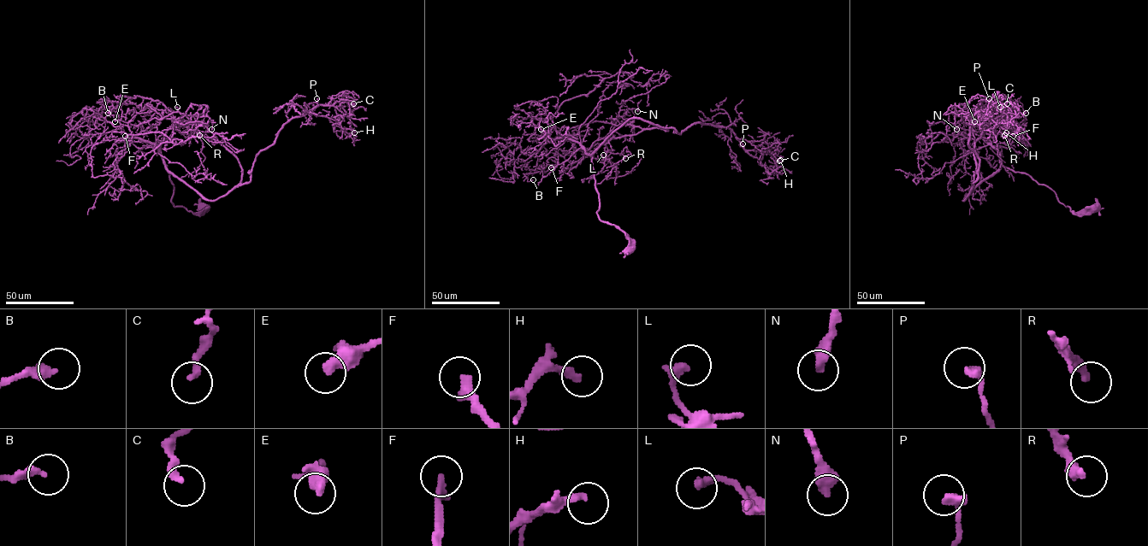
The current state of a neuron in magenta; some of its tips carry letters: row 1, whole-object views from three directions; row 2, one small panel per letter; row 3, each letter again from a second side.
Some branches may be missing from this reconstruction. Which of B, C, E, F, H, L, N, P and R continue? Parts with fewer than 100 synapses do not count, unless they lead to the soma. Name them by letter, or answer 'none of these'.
F

